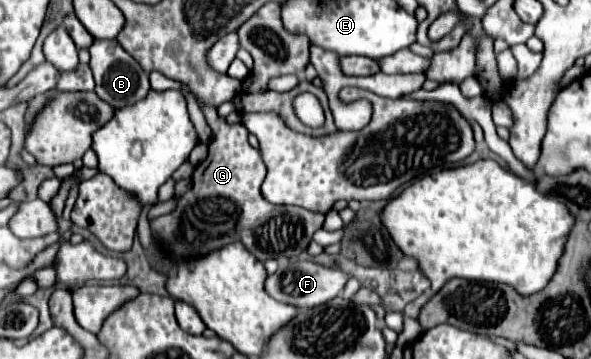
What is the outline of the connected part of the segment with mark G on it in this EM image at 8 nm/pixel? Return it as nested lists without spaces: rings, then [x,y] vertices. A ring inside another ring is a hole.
[[[202,108],[202,112],[212,128],[208,158],[194,168],[192,188],[180,196],[178,208],[172,214],[150,220],[154,244],[164,254],[170,254],[174,266],[180,260],[202,258],[230,242],[244,242],[246,250],[260,262],[280,258],[280,252],[284,258],[300,256],[308,248],[312,234],[322,228],[324,216],[298,206],[274,206],[264,200],[260,184],[266,170],[260,152],[248,142],[246,126],[228,126],[214,108]]]

